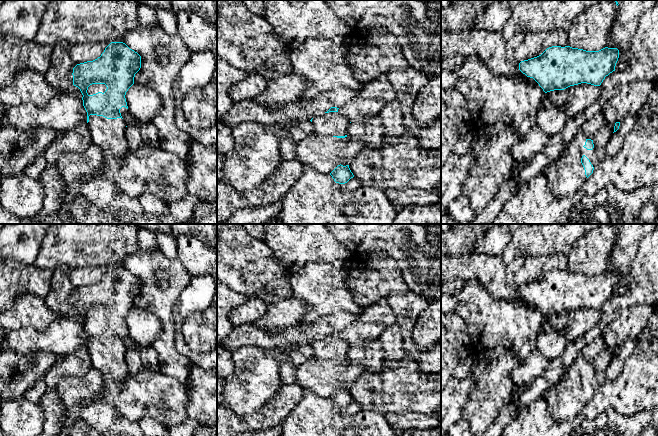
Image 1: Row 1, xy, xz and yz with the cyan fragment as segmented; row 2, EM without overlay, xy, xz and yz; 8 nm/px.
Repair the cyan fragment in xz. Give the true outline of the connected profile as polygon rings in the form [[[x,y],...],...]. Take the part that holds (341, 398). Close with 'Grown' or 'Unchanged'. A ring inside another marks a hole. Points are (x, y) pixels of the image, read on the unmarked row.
[[[338,389],[331,397],[330,399],[334,403],[336,407],[339,408],[345,408],[347,407],[351,402],[354,401],[353,397],[351,396],[349,389],[343,390]]]. Unchanged

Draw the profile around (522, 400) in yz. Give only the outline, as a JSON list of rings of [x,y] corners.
[[[613,295],[605,301],[601,307],[602,317],[591,329],[586,331],[580,338],[567,344],[563,354],[549,361],[547,369],[534,381],[525,385],[521,392],[512,392],[510,400],[517,408],[517,414],[528,409],[538,398],[543,397],[545,392],[558,383],[559,378],[573,363],[580,350],[587,344],[600,337],[609,322],[609,311],[615,313],[618,318],[621,314],[621,295]]]

